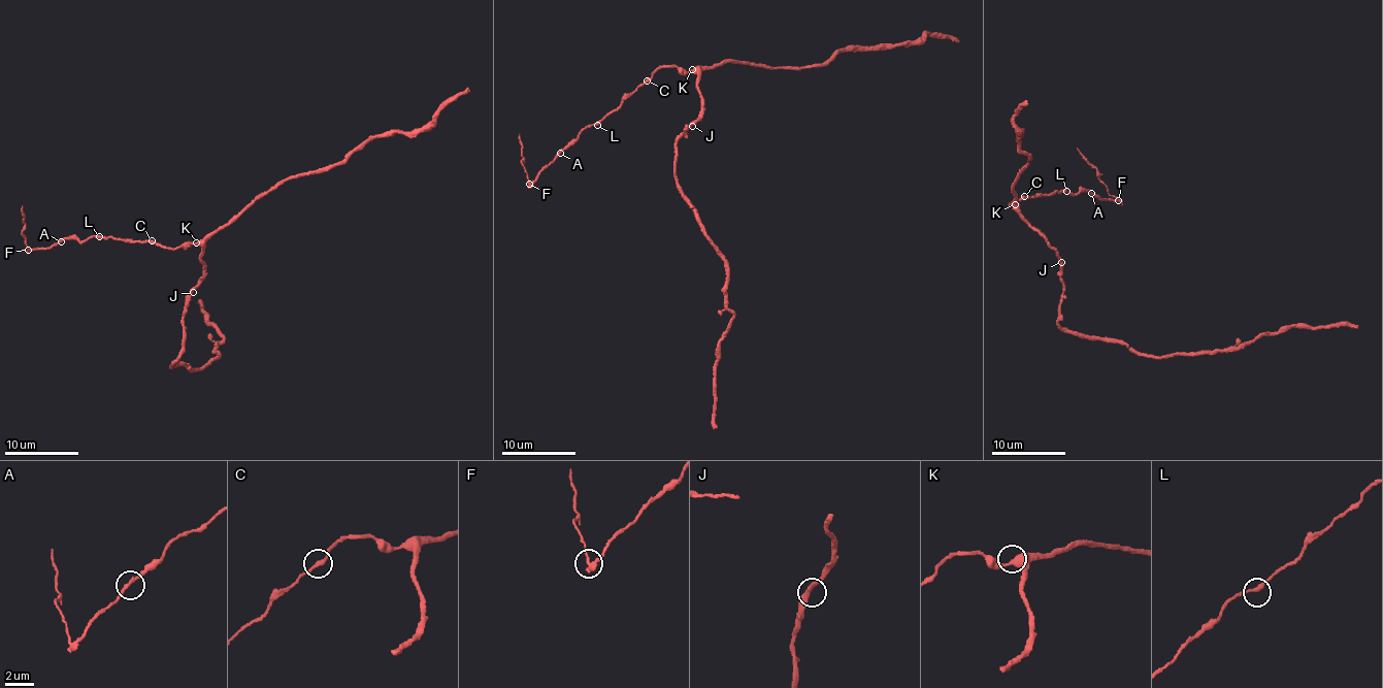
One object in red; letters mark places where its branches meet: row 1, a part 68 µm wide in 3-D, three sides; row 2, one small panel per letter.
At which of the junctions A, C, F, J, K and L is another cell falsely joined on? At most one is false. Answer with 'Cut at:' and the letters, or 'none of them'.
Cut at: F

